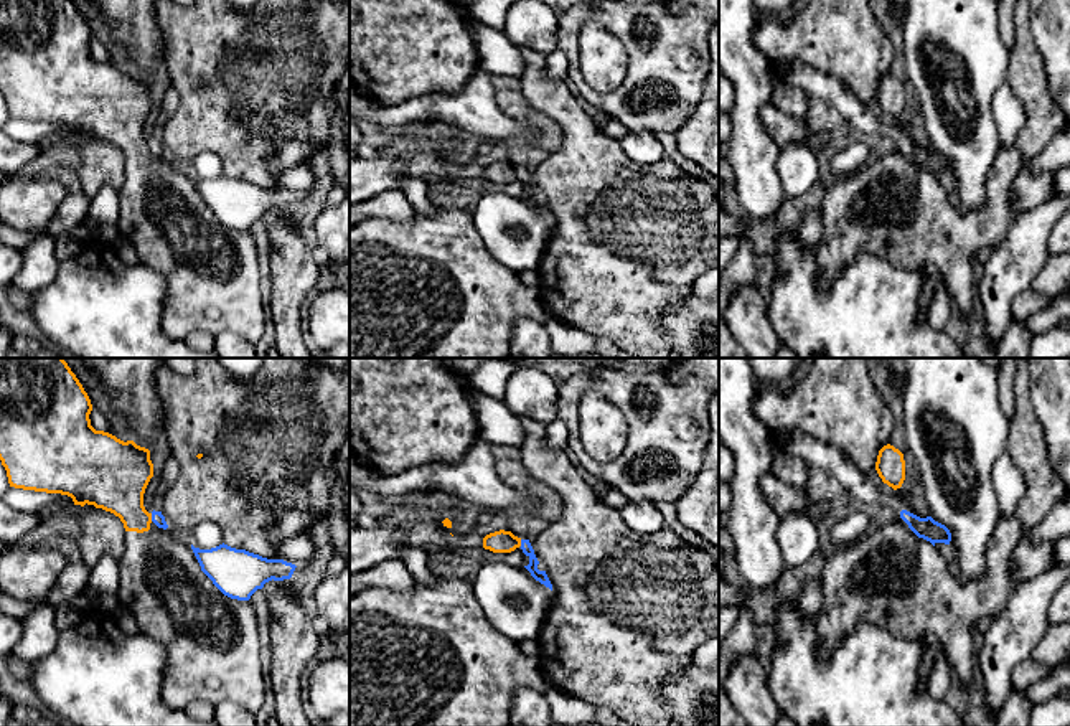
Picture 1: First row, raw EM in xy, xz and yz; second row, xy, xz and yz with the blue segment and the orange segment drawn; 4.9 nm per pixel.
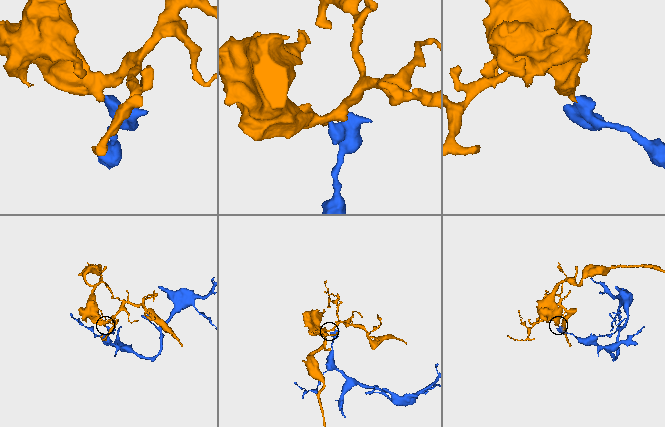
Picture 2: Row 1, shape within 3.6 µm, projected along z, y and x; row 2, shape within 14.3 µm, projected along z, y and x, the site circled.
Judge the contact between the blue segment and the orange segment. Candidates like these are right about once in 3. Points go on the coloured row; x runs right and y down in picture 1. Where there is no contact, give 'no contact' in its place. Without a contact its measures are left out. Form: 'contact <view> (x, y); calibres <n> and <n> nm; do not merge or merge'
contact xy (152, 517); calibres 60 and 300 nm; do not merge

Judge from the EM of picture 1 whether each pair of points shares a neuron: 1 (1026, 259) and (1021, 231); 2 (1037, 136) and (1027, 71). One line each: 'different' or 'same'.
1: same
2: same

